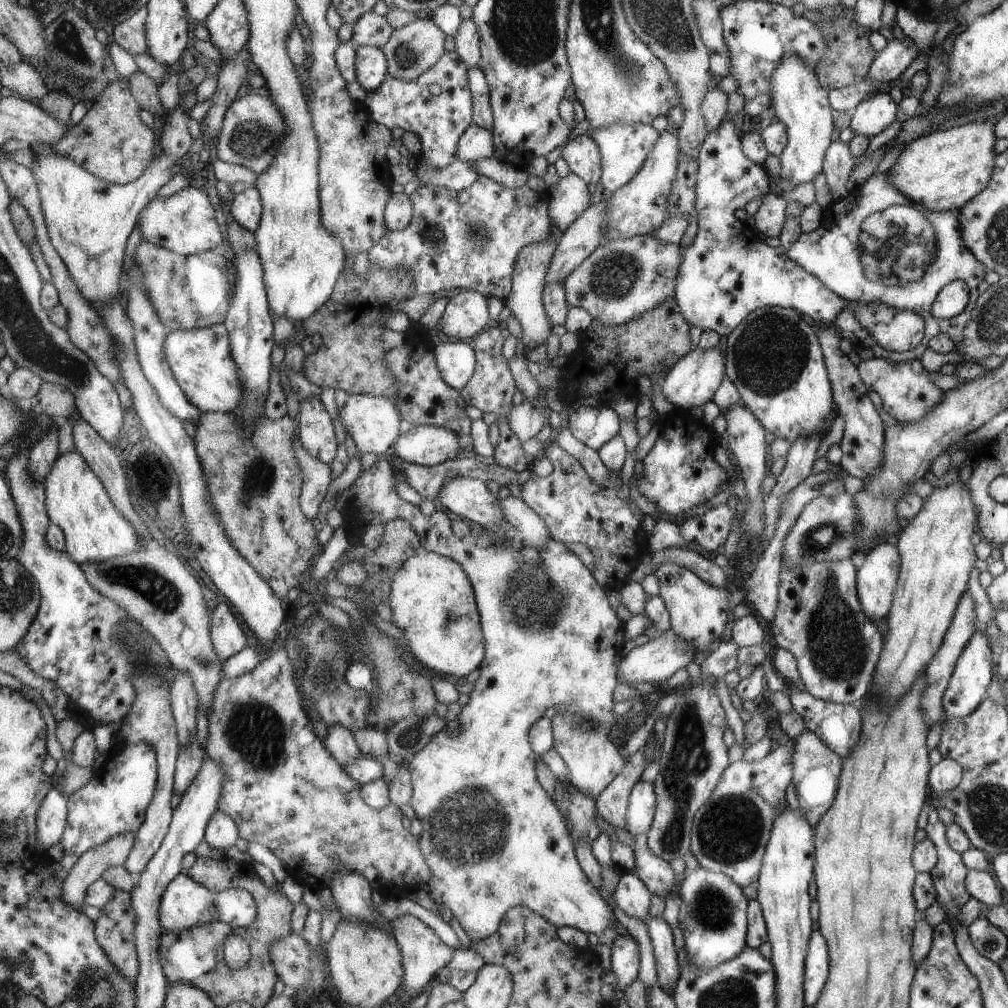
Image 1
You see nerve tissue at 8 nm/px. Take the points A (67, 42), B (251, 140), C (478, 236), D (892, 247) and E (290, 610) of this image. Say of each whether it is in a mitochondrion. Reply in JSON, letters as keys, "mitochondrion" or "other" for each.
{"A":"mitochondrion","B":"mitochondrion","C":"mitochondrion","D":"mitochondrion","E":"other"}

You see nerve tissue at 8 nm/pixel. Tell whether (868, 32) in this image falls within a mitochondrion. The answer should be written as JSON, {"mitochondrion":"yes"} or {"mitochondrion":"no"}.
{"mitochondrion":"no"}

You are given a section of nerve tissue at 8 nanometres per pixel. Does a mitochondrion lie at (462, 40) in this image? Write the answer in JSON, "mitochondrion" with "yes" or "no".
{"mitochondrion":"no"}

